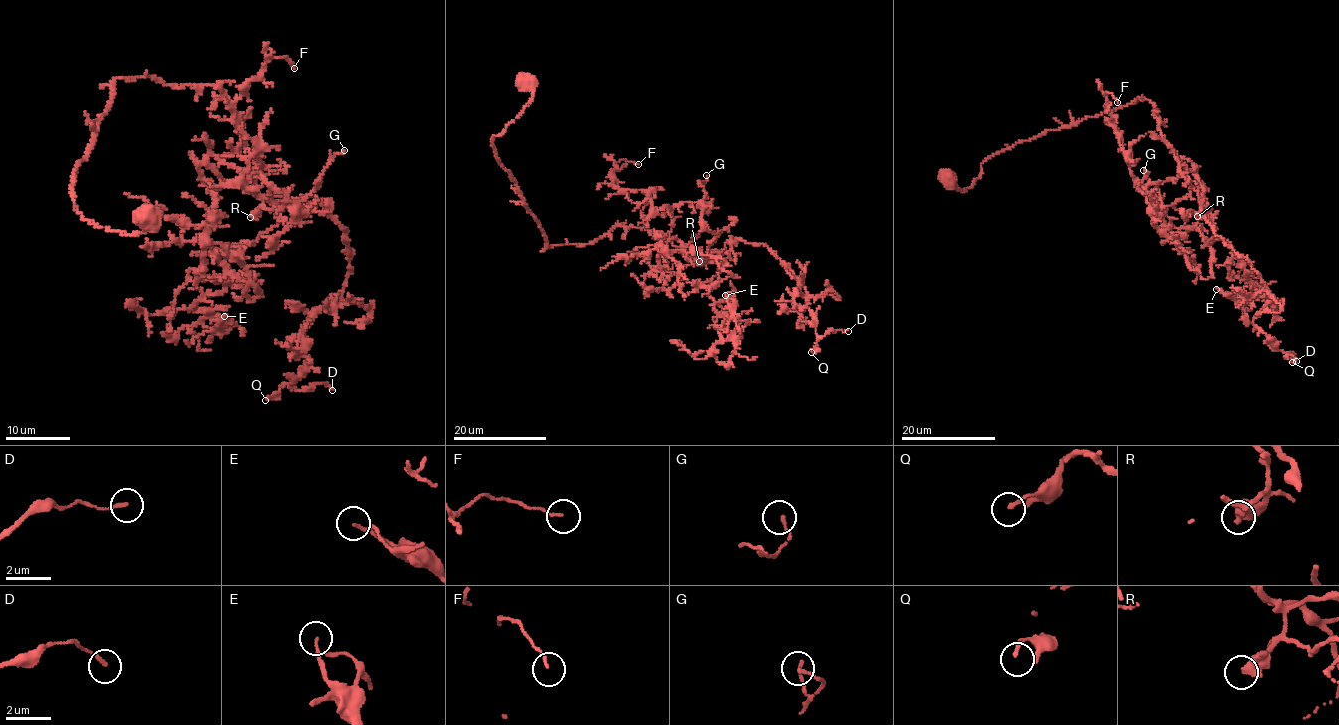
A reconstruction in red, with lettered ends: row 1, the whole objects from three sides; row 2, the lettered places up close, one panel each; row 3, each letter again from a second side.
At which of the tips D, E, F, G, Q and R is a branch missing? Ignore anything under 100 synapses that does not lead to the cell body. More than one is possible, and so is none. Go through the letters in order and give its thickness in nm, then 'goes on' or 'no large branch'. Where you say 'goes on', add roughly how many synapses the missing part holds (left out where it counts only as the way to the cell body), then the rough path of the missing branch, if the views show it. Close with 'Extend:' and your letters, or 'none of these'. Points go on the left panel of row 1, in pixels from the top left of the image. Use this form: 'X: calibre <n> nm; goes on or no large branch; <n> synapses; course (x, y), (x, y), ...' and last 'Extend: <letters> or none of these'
D: calibre 140 nm; no large branch
E: calibre 130 nm; no large branch
F: calibre 110 nm; no large branch
G: calibre 130 nm; no large branch
Q: calibre 160 nm; no large branch
R: calibre 400 nm; no large branch
Extend: none of these

